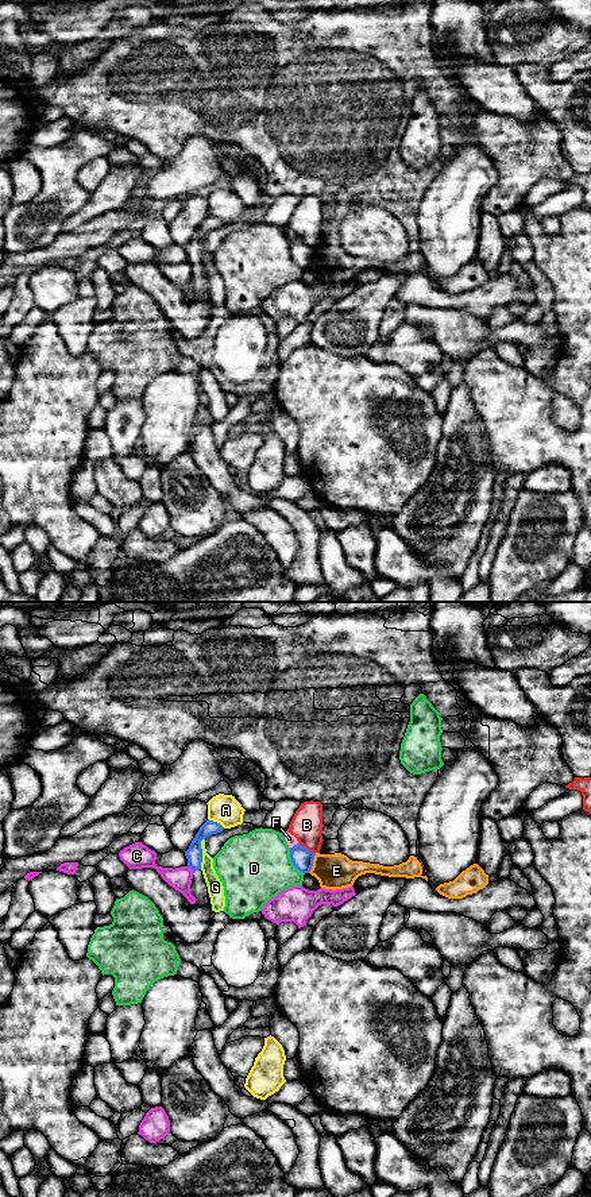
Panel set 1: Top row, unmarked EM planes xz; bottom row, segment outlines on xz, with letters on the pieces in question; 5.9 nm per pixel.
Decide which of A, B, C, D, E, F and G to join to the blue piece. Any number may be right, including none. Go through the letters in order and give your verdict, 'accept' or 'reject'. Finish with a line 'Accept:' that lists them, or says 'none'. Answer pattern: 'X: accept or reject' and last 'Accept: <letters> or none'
A: reject
B: reject
C: reject
D: reject
E: reject
F: reject
G: reject
Accept: none

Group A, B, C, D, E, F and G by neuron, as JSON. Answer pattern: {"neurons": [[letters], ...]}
{"neurons": [["A"], ["B"], ["C"], ["D"], ["E"], ["F"], ["G"]]}

